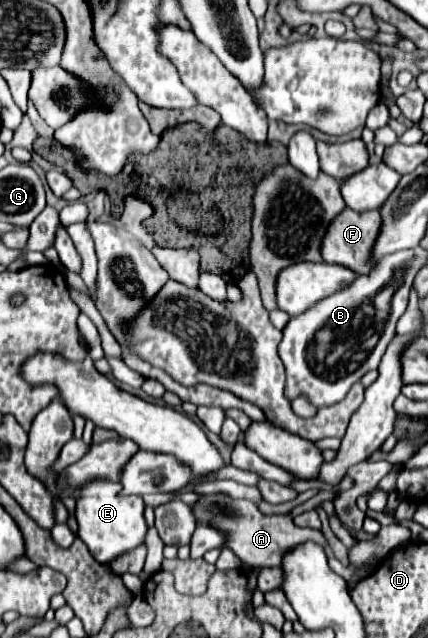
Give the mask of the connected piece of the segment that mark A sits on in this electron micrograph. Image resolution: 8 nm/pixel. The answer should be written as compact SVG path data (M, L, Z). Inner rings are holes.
M225 493L215 495L199 495L199 499L191 505L197 523L209 523L217 531L225 535L225 547L229 547L241 563L253 567L281 567L281 557L291 547L303 541L315 541L319 545L327 545L321 531L301 529L293 523L293 517L287 515L263 515L255 503L245 499L233 499Z

